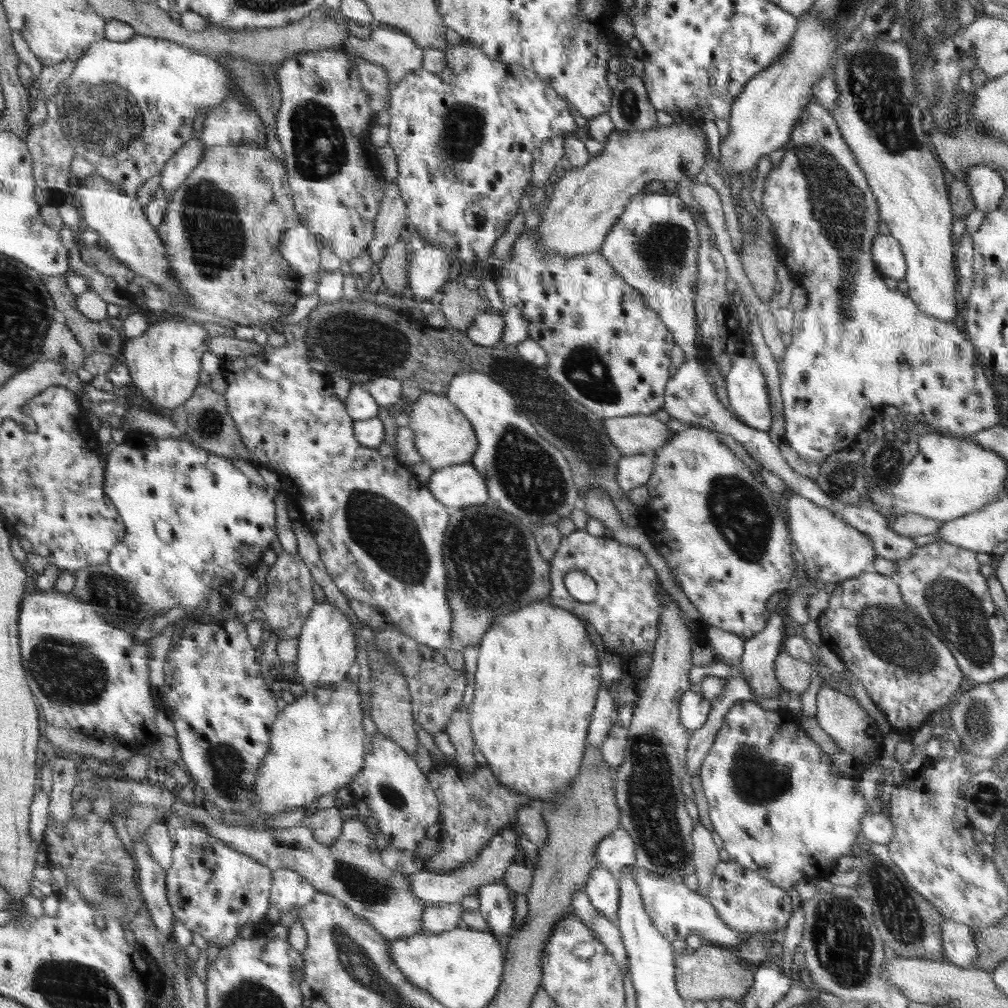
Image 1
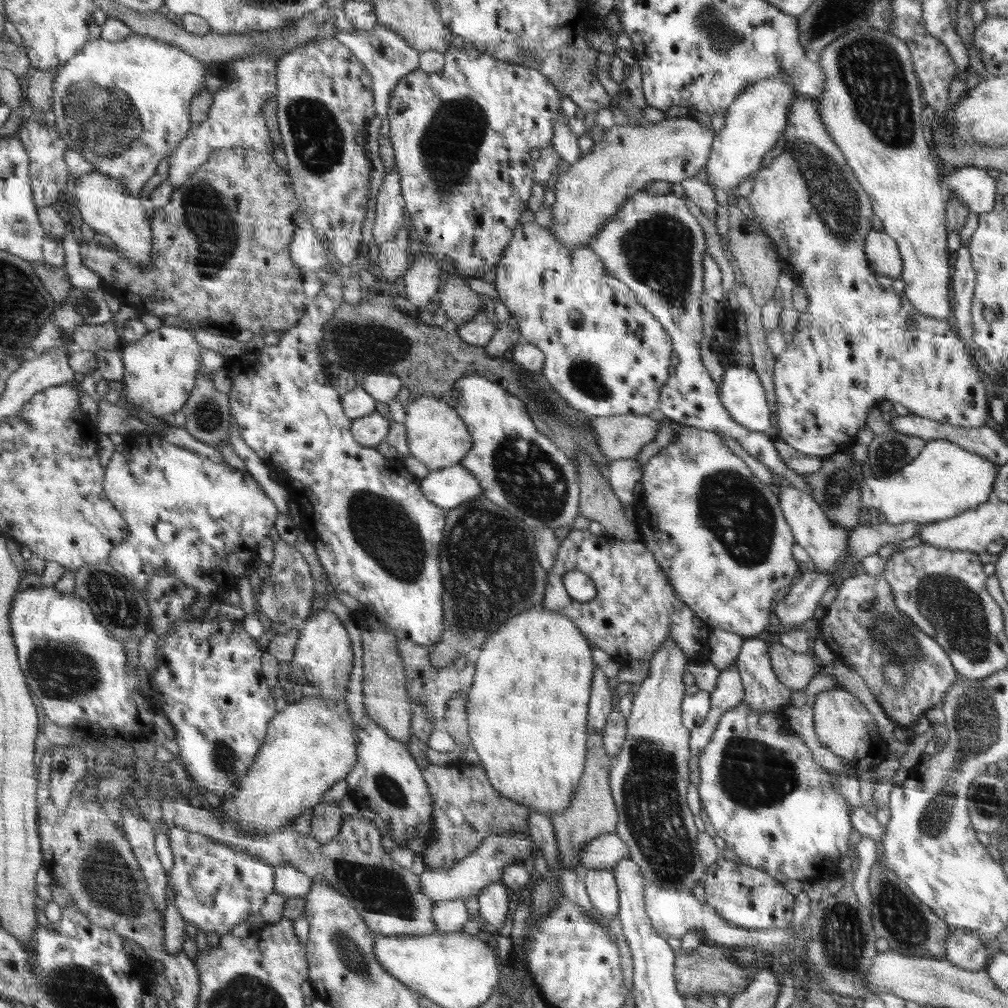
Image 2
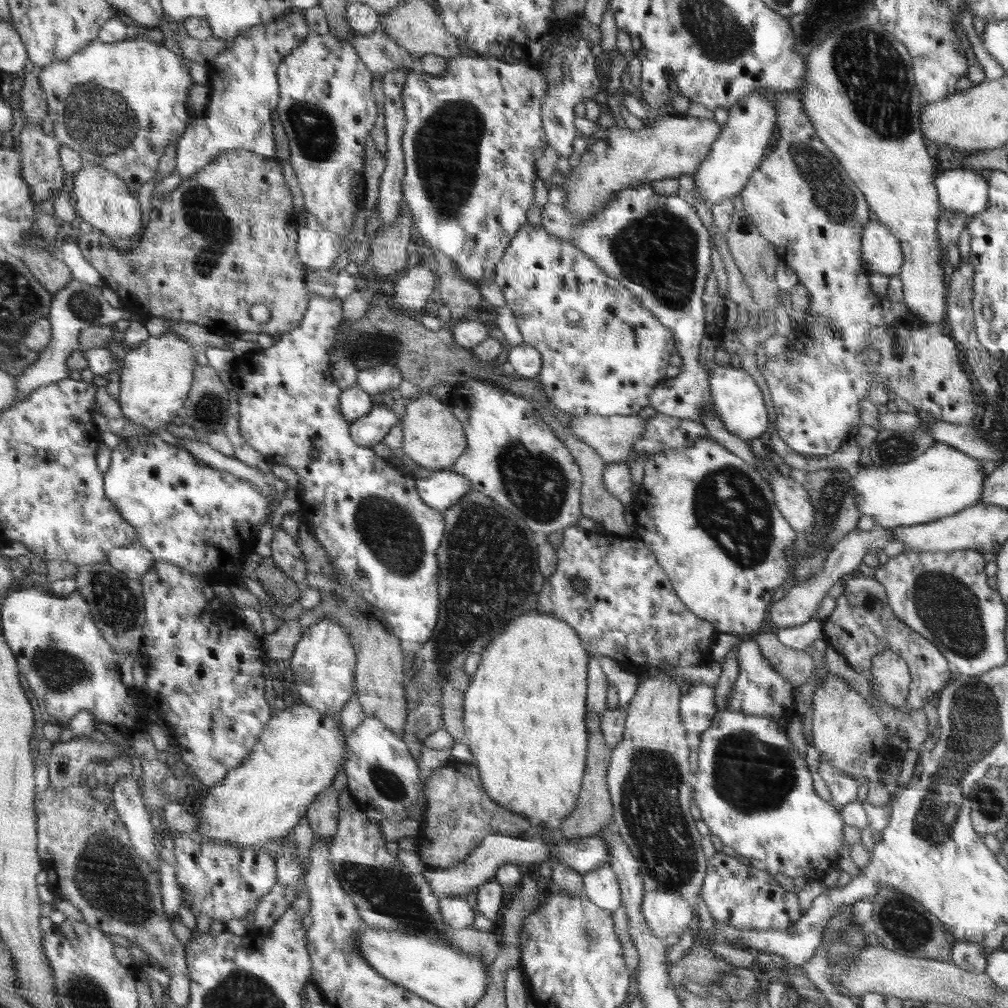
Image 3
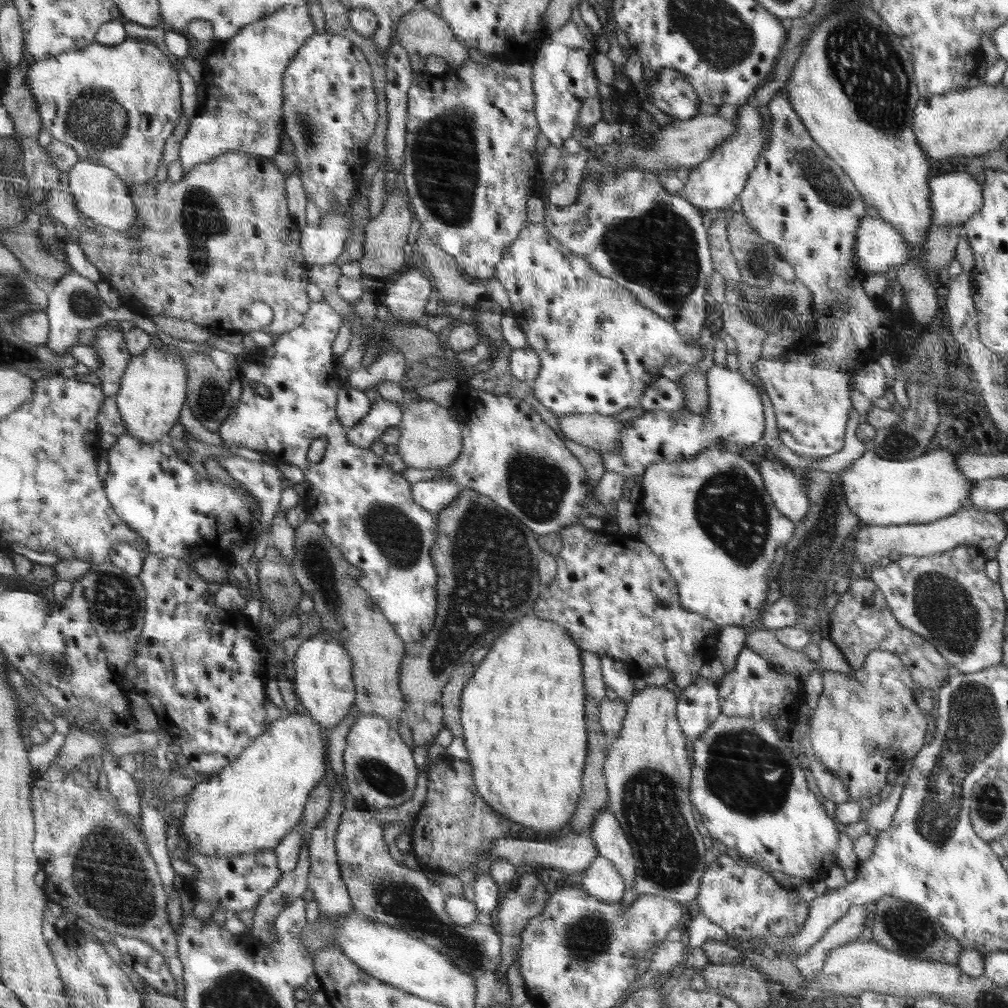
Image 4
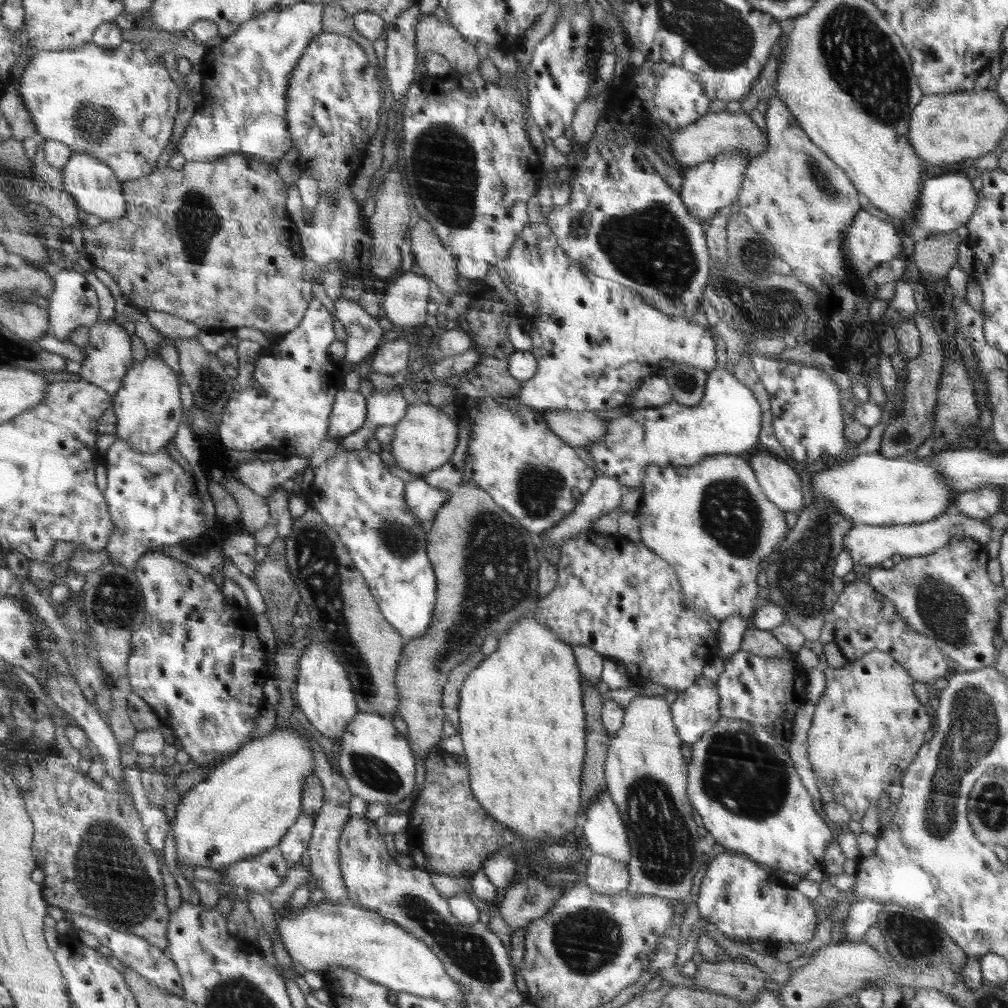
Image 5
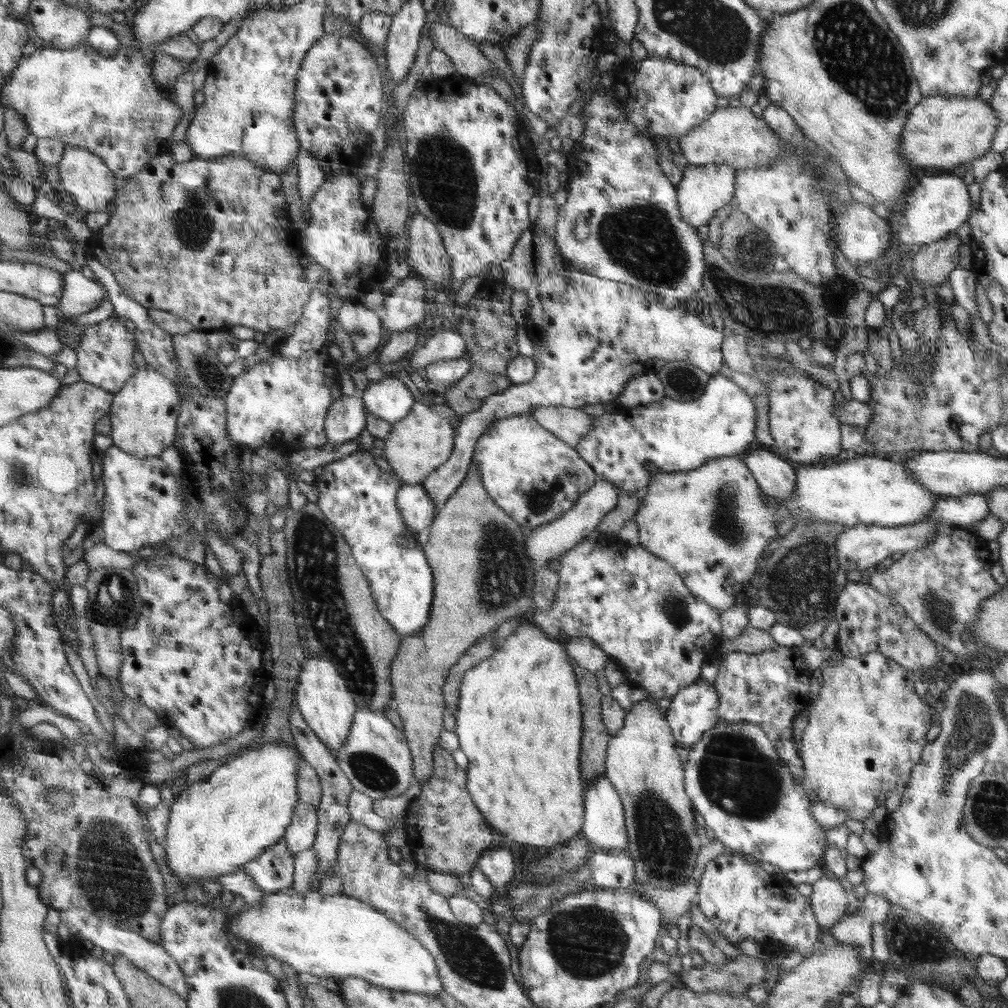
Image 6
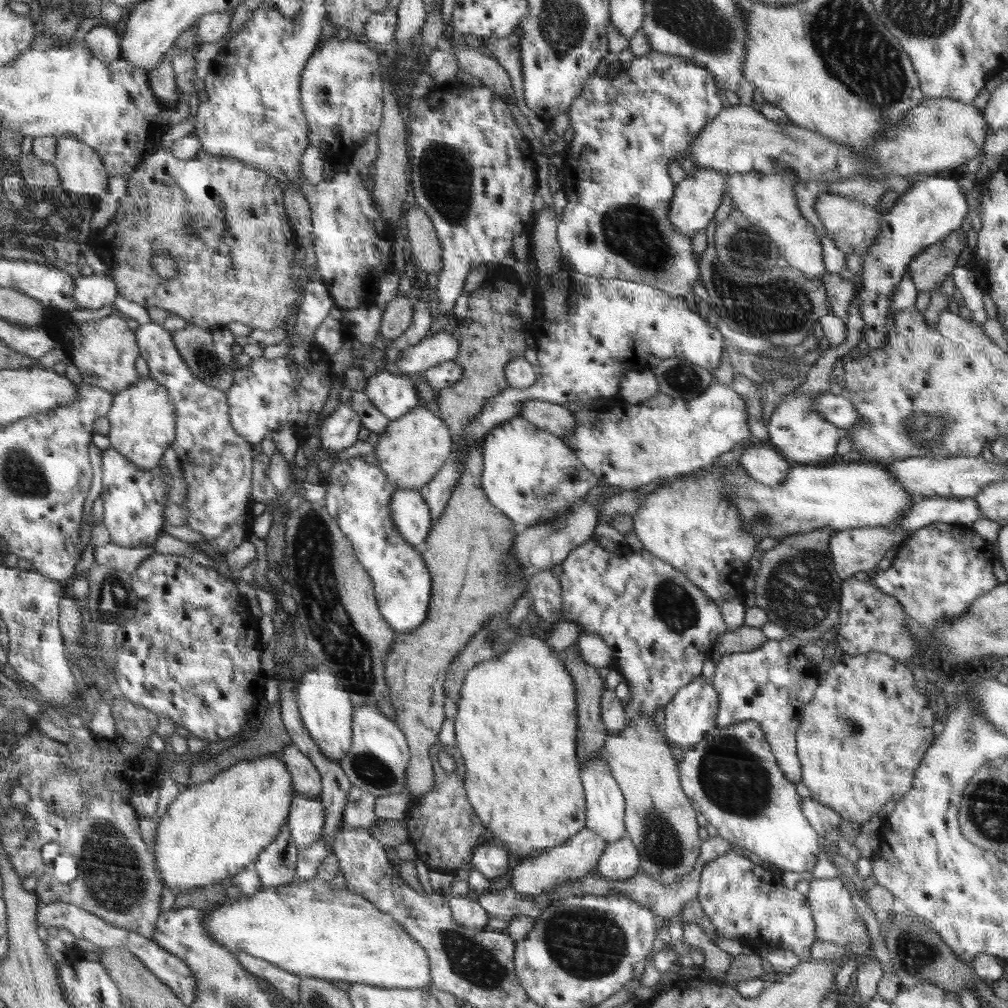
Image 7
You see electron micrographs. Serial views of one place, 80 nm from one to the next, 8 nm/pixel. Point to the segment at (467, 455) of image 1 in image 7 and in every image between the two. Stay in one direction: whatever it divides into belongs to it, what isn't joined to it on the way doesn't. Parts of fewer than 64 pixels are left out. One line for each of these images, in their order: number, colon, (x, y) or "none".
2: (436, 435)
3: (432, 437)
4: (430, 438)
5: (425, 439)
6: (420, 443)
7: (411, 450)

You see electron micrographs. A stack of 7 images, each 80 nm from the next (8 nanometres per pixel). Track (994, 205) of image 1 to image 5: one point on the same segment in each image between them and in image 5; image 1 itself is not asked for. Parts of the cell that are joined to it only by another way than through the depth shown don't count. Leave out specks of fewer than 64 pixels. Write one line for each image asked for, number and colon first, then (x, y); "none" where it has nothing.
2: (972, 186)
3: (961, 190)
4: (956, 196)
5: (948, 201)

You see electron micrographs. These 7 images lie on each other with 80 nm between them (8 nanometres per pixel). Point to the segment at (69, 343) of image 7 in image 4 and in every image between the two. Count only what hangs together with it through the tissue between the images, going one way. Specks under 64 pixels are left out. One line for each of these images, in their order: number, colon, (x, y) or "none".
4: (110, 345)
5: (108, 358)
6: (106, 355)

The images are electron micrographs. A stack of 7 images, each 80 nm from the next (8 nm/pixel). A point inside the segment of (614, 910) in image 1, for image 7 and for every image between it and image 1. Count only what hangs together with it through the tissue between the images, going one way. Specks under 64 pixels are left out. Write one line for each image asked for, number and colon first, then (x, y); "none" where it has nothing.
2: (601, 884)
3: (600, 885)
4: (602, 880)
5: (604, 875)
6: (612, 869)
7: (621, 861)

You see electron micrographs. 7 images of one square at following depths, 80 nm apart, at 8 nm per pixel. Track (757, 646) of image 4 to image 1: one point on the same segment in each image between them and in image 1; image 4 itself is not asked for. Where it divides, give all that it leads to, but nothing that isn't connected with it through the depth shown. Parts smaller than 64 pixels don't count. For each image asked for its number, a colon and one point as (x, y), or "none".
1: (794, 675)
2: (796, 670)
3: (796, 666)

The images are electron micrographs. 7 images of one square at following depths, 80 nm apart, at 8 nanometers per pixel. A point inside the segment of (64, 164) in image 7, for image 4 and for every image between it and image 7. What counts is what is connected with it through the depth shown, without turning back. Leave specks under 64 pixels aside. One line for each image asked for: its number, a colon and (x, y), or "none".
4: (102, 196)
5: (94, 185)
6: (84, 174)

